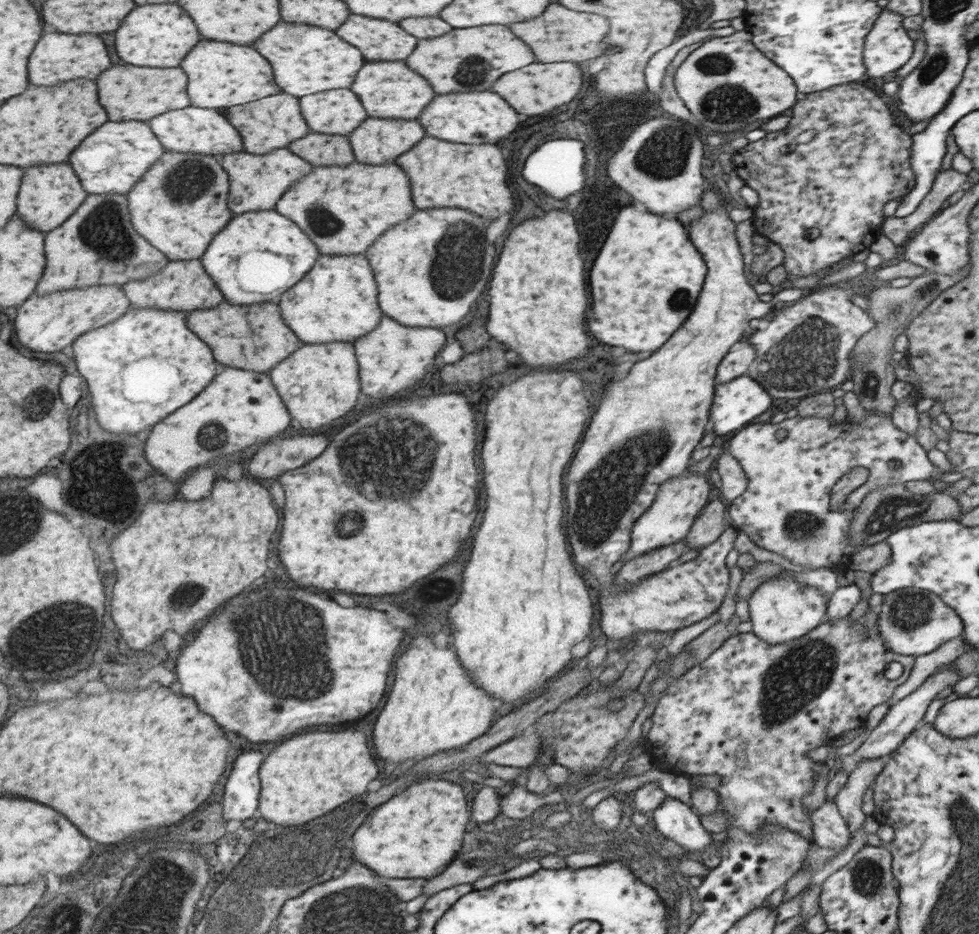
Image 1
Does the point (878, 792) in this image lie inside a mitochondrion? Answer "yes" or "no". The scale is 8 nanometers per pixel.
no

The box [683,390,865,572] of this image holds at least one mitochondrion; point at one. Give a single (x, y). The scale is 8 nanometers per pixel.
(804, 527)

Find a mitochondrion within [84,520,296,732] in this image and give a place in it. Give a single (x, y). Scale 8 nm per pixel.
(187, 594)

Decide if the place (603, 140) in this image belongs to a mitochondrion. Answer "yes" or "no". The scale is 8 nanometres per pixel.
no

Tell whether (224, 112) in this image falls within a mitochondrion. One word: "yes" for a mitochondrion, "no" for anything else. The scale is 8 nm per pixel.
no

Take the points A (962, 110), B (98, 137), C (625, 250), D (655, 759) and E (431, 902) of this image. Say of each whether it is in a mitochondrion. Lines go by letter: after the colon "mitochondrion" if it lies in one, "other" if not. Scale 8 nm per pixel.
A: other
B: other
C: other
D: other
E: other

